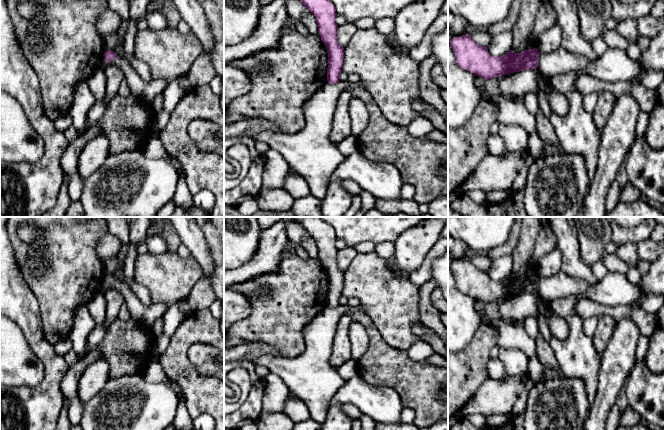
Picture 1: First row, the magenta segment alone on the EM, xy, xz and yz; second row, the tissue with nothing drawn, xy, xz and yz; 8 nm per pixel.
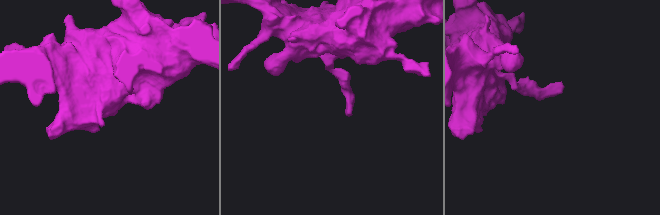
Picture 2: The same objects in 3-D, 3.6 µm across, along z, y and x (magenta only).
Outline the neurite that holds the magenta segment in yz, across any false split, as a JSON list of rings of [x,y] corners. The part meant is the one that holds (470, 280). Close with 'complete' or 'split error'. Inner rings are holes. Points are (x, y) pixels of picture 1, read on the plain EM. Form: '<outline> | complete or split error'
[[[469,258],[453,261],[450,270],[459,291],[476,300],[482,300],[485,304],[527,293],[536,293],[541,278],[537,272],[534,272],[520,277],[510,274],[504,280],[493,281],[486,271],[475,267]]] | complete

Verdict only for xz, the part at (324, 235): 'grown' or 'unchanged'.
unchanged

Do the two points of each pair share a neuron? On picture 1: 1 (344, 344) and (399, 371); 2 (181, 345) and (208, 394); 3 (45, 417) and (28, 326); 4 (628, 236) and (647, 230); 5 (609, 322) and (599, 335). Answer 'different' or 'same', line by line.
1: different
2: same
3: same
4: same
5: same

